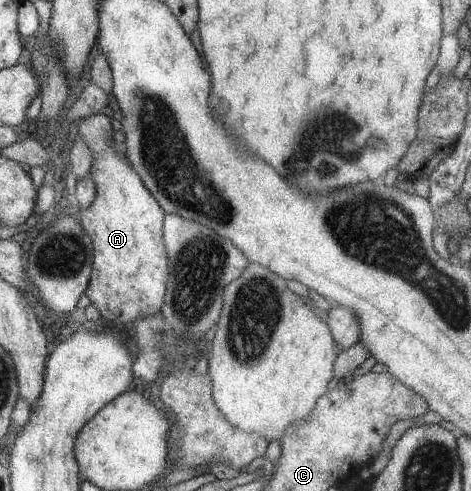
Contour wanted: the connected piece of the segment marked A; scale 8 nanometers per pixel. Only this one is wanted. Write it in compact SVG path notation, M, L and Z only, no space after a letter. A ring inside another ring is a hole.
M102 114L89 115L77 120L75 140L88 146L88 156L92 156L88 174L92 178L95 190L92 204L78 212L78 219L92 246L91 272L84 295L100 313L100 323L119 328L123 327L123 324L134 322L136 318L144 318L160 311L166 287L166 250L162 241L165 213L152 198L140 176L134 172L134 168L128 164L126 154L115 150L111 120L110 115Z

